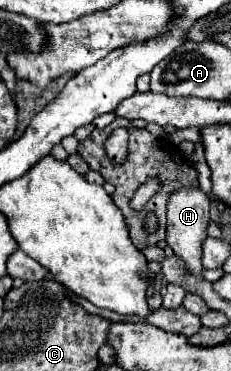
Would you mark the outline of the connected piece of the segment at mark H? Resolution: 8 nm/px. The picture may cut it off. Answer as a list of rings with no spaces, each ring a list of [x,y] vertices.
[[[183,188],[173,192],[167,204],[167,244],[173,248],[175,256],[185,264],[187,272],[193,276],[203,276],[201,268],[201,240],[205,240],[209,228],[209,198],[199,188]]]

